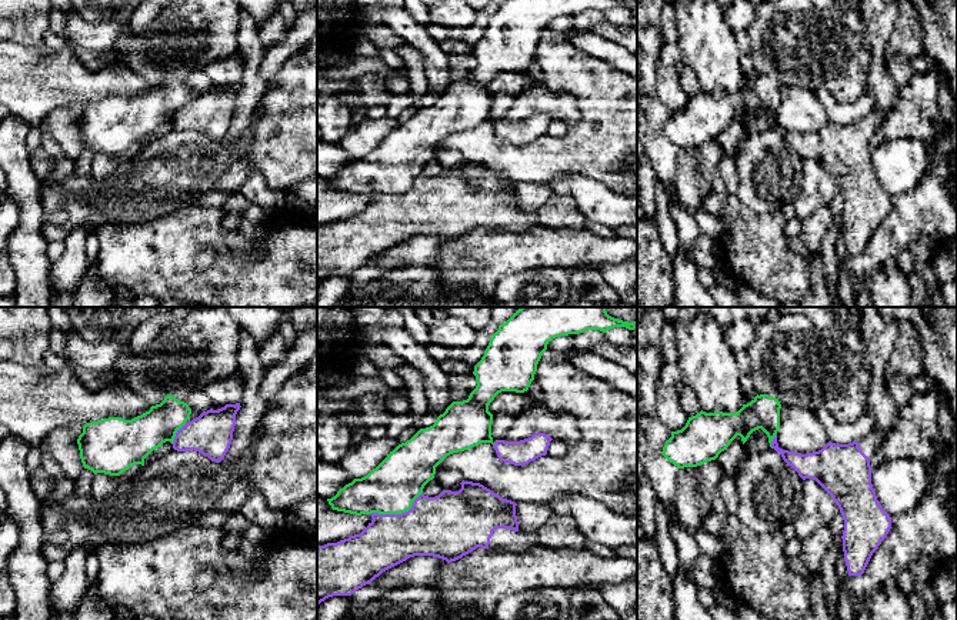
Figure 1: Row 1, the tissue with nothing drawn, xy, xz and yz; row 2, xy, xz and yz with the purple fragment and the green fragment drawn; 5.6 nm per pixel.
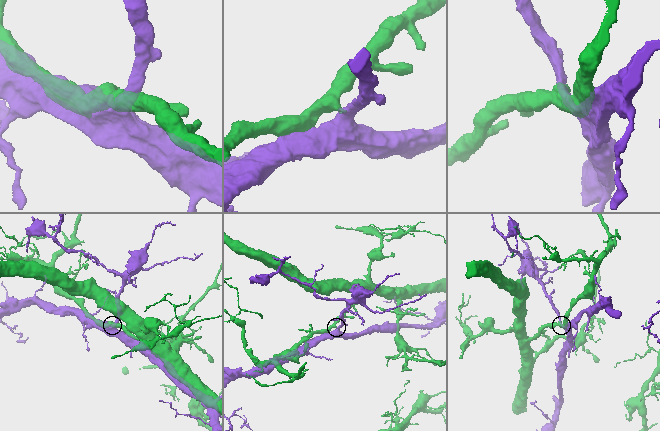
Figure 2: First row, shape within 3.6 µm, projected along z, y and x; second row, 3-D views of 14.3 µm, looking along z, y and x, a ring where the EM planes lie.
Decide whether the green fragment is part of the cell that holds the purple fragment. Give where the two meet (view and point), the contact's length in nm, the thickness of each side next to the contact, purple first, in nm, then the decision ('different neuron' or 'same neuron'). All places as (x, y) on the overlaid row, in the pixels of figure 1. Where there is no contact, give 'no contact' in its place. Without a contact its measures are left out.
contact xz (397, 514); length 320 nm; calibres 340 and 300 nm; different neuron

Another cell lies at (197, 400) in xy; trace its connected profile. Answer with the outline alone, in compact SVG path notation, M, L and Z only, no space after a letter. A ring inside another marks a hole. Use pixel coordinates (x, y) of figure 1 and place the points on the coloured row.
M193 390L187 397L187 404L194 416L200 416L203 411L207 411L214 406L204 390Z

